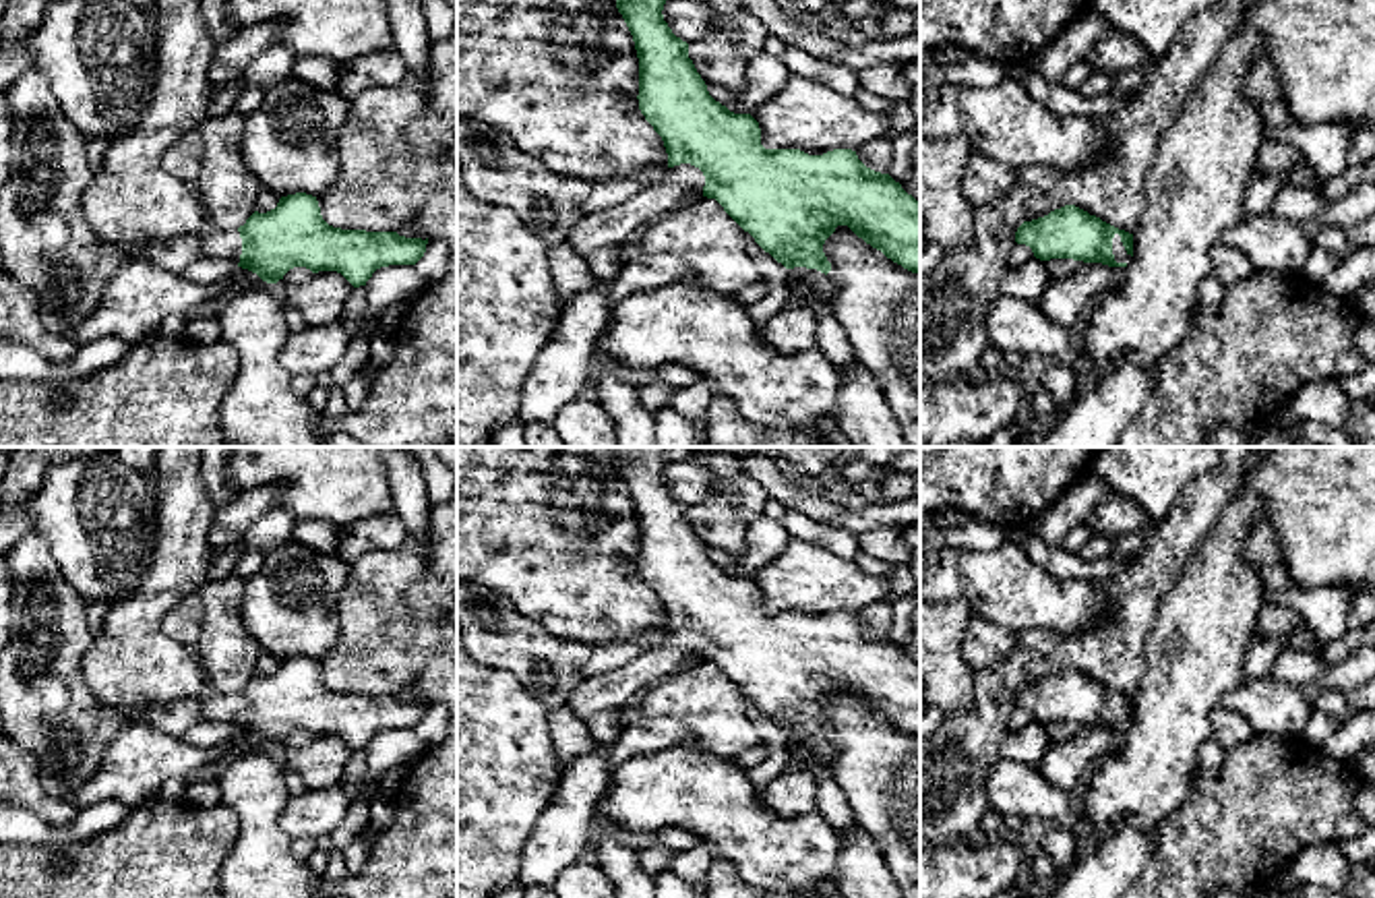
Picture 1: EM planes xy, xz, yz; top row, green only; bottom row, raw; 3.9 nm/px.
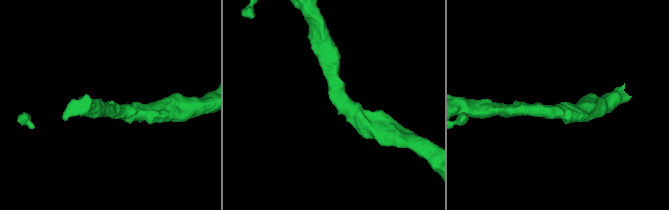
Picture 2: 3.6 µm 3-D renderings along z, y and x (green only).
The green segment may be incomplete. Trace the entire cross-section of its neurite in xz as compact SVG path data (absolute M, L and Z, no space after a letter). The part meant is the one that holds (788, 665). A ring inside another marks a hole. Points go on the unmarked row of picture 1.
M612 447L616 455L616 472L622 478L639 521L639 573L653 594L662 600L668 617L668 633L664 641L629 664L585 677L571 693L567 706L581 718L598 712L629 710L639 693L668 675L680 672L689 662L715 662L724 675L744 693L755 706L769 716L786 732L806 730L821 737L831 735L831 726L823 716L825 704L837 689L848 689L858 701L881 714L887 722L912 737L920 737L920 666L908 658L889 637L866 631L856 615L833 612L823 619L808 619L800 612L765 612L761 608L759 586L751 577L734 577L715 565L693 523L689 507L672 497L664 484L664 453L668 447Z

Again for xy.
M296 656L267 677L254 675L238 693L211 691L198 706L201 720L227 722L267 747L306 730L312 737L337 735L360 751L380 730L416 728L428 701L333 691L323 683L316 660Z

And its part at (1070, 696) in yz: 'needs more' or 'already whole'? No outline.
needs more

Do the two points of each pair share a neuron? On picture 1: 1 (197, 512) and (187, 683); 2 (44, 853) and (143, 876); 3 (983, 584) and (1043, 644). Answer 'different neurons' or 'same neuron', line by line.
1: same neuron
2: same neuron
3: different neurons

